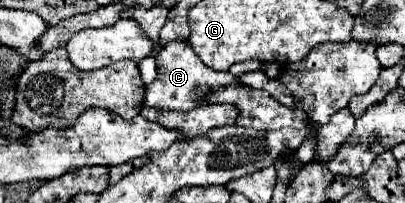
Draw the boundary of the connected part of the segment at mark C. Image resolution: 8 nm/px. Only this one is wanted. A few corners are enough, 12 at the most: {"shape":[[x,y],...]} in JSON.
{"shape":[[190,45],[156,55],[146,105],[190,111],[232,103],[238,127],[302,129],[302,109],[206,67]]}

